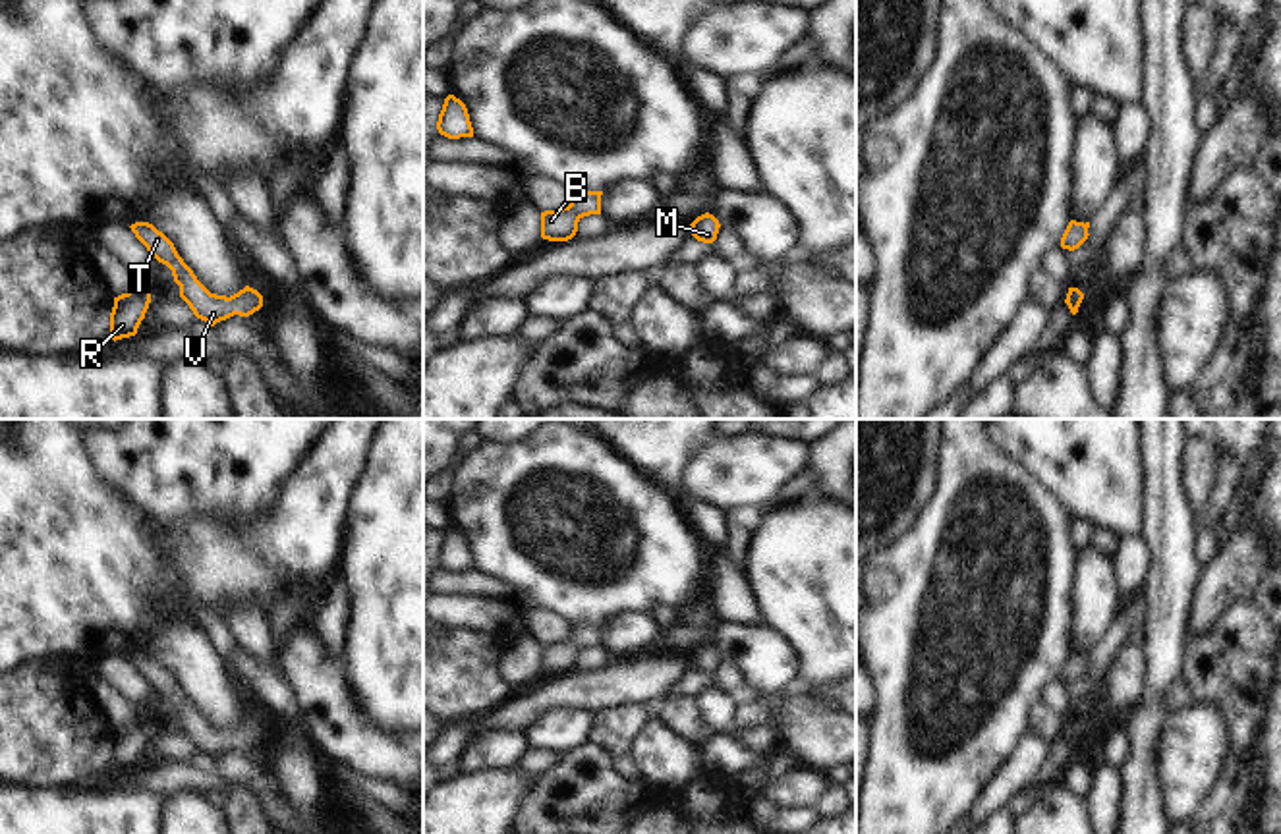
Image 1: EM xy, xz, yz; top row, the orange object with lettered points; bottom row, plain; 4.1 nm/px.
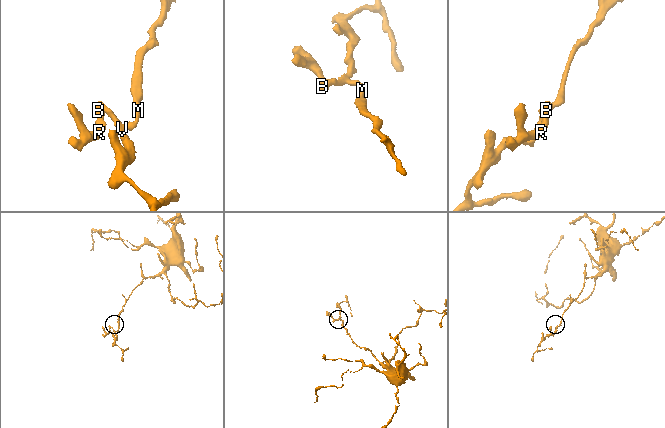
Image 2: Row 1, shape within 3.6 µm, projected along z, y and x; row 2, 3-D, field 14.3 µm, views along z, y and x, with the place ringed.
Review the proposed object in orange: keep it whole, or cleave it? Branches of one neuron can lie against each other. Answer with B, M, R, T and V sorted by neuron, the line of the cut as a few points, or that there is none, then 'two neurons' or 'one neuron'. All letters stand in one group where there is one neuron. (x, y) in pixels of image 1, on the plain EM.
B M R T V | no cut | one neuron

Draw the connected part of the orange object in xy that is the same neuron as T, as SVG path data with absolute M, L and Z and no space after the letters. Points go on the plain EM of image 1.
M135 654L129 660L147 683L172 703L174 714L180 718L180 730L207 757L214 759L234 747L249 749L263 739L263 728L249 718L230 730L211 726L178 687L174 676L153 656Z

